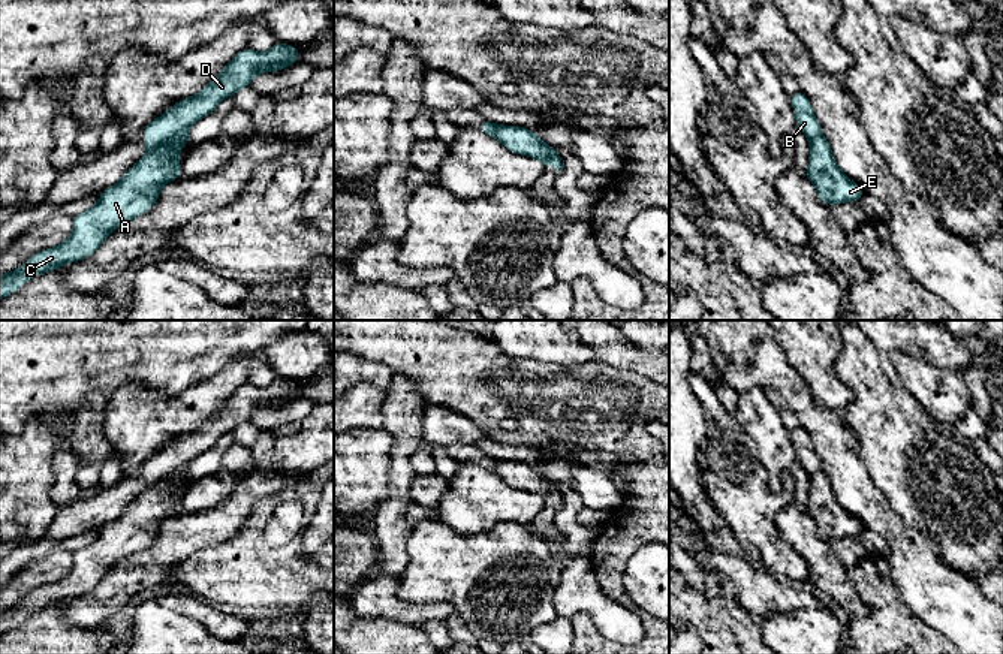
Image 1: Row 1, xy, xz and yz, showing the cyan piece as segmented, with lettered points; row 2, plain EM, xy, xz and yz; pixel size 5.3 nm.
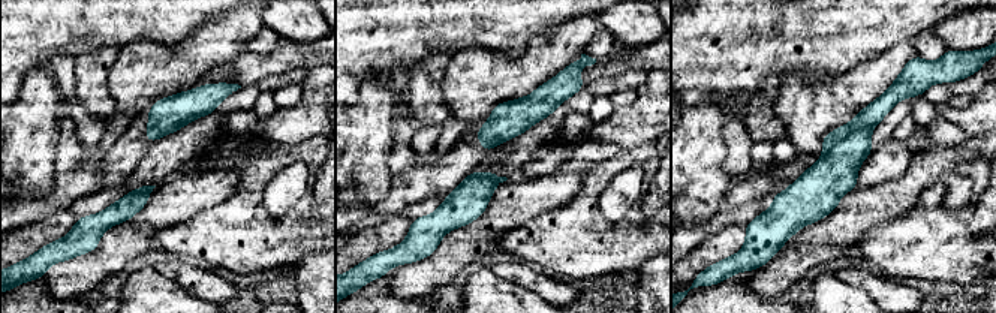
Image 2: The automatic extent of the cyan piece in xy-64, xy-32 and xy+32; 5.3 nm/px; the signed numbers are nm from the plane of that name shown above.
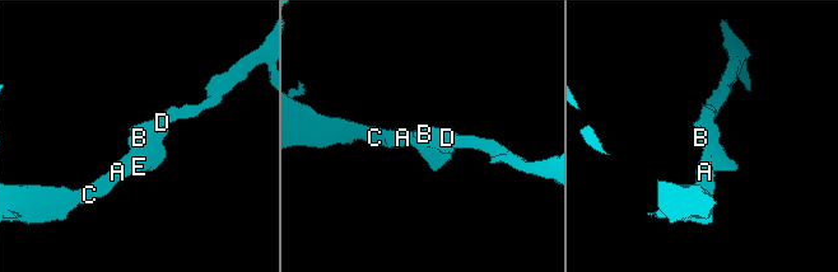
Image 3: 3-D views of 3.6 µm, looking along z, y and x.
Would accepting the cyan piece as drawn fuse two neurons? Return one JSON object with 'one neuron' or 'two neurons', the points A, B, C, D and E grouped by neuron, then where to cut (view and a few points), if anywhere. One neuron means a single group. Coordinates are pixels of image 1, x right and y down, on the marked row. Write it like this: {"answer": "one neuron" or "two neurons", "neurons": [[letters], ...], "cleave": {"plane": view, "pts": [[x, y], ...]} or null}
{"answer": "two neurons", "neurons": [["A", "C", "E"], ["B", "D"]], "cleave": {"plane": "xy", "pts": [[186, 129], [174, 132], [148, 151]]}}

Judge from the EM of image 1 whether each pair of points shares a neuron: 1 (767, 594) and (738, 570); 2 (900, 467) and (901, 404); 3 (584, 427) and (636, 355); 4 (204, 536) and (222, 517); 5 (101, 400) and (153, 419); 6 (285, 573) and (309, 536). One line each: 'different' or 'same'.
1: same
2: same
3: different
4: same
5: different
6: different

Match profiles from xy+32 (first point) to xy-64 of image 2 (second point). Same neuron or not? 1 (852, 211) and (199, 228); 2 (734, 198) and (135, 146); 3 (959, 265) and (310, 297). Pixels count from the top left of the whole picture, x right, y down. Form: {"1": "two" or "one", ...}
{"1": "two", "2": "one", "3": "two"}

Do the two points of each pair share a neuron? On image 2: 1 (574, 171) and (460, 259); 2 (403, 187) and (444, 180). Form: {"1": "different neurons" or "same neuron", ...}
{"1": "same neuron", "2": "same neuron"}

